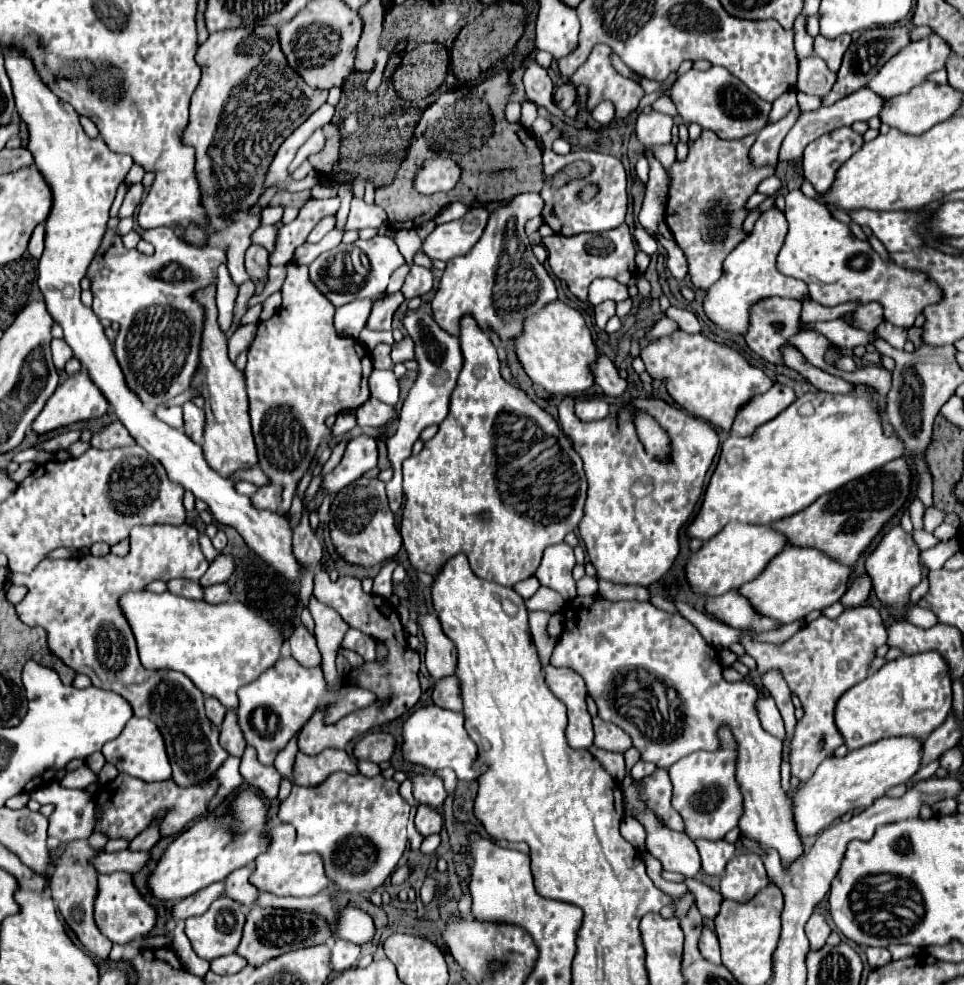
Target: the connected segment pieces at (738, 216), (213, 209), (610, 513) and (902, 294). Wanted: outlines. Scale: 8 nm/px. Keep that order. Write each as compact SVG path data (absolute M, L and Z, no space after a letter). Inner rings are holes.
M703 129L699 139L691 145L687 159L683 163L673 163L671 167L673 185L669 189L665 223L687 257L689 279L695 289L709 289L721 277L721 261L745 239L745 233L741 231L741 223L747 215L747 209L743 209L745 201L755 193L757 183L775 171L775 167L749 165L747 153L753 141L753 133L741 141L723 141L721 137L715 137L715 133ZM715 233L725 235L725 239L711 239Z
M227 29L211 33L199 47L195 61L201 65L201 81L191 97L189 123L183 129L181 141L195 149L195 173L201 189L203 209L207 209L207 227L221 229L231 221L245 217L247 209L259 199L263 179L279 145L327 101L327 91L317 91L287 65L281 53L275 29Z
M563 397L557 409L561 429L581 455L589 481L585 517L579 523L589 561L601 579L649 587L671 569L679 553L679 529L687 523L701 497L705 475L719 449L717 433L707 421L655 397L637 397L627 405L609 405L605 419L589 423L575 417L573 403L573 397ZM635 409L639 409L639 413L651 413L651 417L667 429L667 435L671 435L671 461L667 461L667 465L647 457L635 433L635 421L631 421ZM649 477L653 485L651 491L643 497L635 497L631 493L633 483Z
M799 187L791 189L787 195L785 195L785 217L789 221L789 233L785 237L785 243L783 243L783 249L777 257L777 265L779 265L779 271L789 275L789 277L795 277L795 279L801 279L809 285L809 297L821 305L827 305L827 307L833 307L833 305L839 305L839 303L845 303L845 301L851 301L851 299L861 299L861 303L867 303L867 301L879 301L885 309L885 319L891 321L893 325L897 327L903 327L903 329L909 329L913 327L913 321L915 317L929 305L929 303L935 303L939 301L941 297L941 289L929 281L925 277L925 273L919 273L919 271L909 271L909 269L903 269L895 263L885 263L881 261L881 257L873 251L873 247L867 243L867 241L861 241L857 239L849 225L837 221L827 207L823 207L821 203L817 203L815 199L809 199L801 193Z

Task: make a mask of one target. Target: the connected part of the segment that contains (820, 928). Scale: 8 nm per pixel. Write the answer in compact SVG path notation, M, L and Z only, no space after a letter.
M813 913L811 919L809 919L807 925L805 925L805 931L807 931L807 939L809 939L809 943L811 943L811 949L817 951L817 949L821 949L821 947L825 945L827 937L829 937L829 933L831 933L831 927L827 925L827 921L825 921L823 915Z

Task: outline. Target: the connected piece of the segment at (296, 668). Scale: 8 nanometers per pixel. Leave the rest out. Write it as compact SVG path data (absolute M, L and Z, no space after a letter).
M293 657L279 659L273 667L269 667L257 681L251 685L245 685L239 689L239 727L245 735L247 745L253 745L257 749L257 759L263 765L273 765L277 753L287 745L287 741L299 731L311 717L313 709L319 703L329 703L329 715L327 723L335 723L339 717L345 717L351 711L357 711L361 707L367 707L375 701L375 695L365 689L341 689L337 693L329 693L325 687L323 671L321 667L307 669L301 667Z

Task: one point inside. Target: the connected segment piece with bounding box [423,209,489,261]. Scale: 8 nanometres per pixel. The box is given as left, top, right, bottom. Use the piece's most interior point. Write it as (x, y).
(448, 240)

